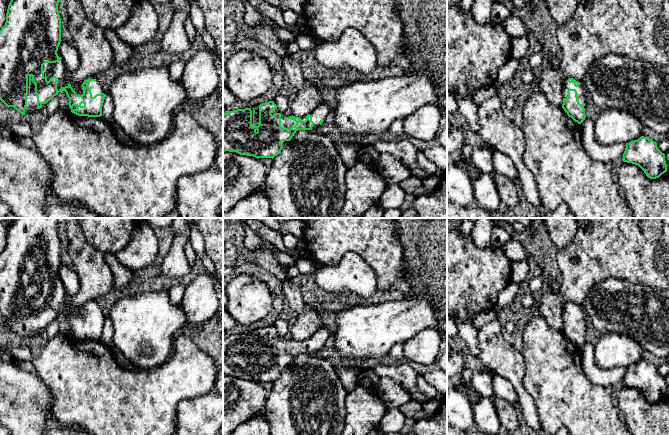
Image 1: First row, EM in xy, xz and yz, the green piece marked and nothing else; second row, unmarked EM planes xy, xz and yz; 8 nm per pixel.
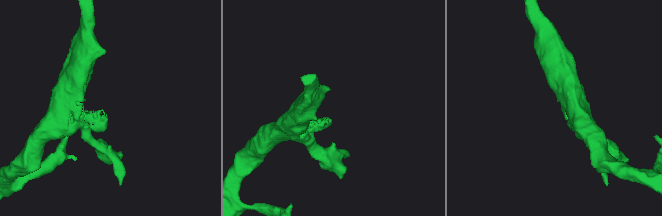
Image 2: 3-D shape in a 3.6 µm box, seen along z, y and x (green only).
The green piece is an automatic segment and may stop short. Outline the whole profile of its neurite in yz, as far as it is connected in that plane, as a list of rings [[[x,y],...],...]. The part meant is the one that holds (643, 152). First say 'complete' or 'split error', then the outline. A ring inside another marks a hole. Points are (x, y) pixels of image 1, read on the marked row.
complete; [[[644,136],[626,143],[622,160],[638,165],[650,179],[659,178],[667,172],[665,154],[658,149],[655,141]]]

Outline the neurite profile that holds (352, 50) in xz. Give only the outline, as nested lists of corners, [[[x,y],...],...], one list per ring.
[[[349,28],[332,43],[316,45],[316,58],[328,68],[353,69],[363,75],[377,67],[377,50],[359,31]]]

